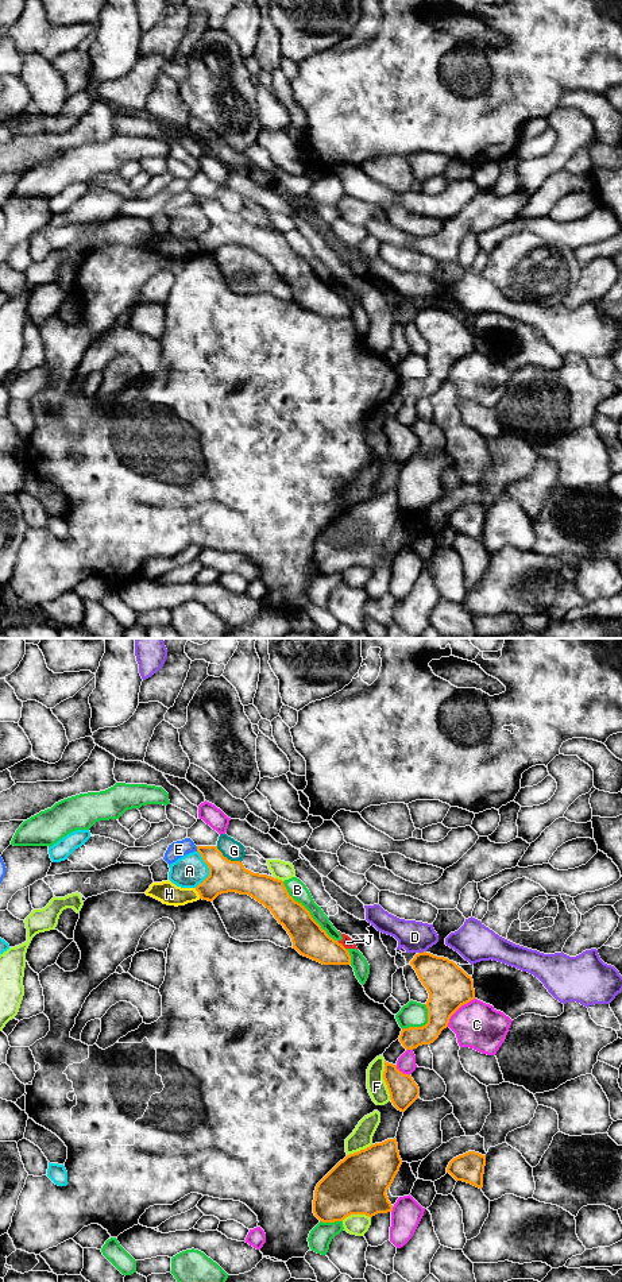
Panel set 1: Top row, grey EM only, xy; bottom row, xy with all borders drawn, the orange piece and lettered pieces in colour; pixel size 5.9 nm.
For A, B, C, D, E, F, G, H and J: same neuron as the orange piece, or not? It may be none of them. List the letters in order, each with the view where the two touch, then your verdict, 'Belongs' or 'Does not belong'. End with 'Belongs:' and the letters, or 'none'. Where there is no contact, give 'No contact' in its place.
A: Touches orange in xy. Does not belong
B: Touches orange in xy. Does not belong
C: Touches orange in xy. Does not belong
D: Touches orange in xy. Does not belong
E: Touches orange in xy. Does not belong
F: Touches orange in xy. Does not belong
G: Touches orange in xy. Does not belong
H: Touches orange in xy. Does not belong
J: Touches orange in xy. Does not belong
Belongs: none

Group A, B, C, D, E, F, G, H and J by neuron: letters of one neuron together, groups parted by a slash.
A / B / C / D / E / F G / H / J

